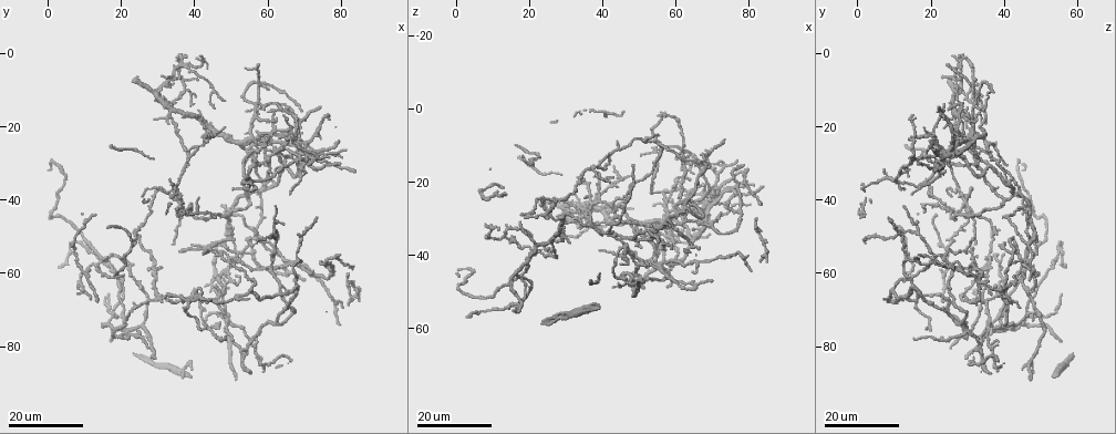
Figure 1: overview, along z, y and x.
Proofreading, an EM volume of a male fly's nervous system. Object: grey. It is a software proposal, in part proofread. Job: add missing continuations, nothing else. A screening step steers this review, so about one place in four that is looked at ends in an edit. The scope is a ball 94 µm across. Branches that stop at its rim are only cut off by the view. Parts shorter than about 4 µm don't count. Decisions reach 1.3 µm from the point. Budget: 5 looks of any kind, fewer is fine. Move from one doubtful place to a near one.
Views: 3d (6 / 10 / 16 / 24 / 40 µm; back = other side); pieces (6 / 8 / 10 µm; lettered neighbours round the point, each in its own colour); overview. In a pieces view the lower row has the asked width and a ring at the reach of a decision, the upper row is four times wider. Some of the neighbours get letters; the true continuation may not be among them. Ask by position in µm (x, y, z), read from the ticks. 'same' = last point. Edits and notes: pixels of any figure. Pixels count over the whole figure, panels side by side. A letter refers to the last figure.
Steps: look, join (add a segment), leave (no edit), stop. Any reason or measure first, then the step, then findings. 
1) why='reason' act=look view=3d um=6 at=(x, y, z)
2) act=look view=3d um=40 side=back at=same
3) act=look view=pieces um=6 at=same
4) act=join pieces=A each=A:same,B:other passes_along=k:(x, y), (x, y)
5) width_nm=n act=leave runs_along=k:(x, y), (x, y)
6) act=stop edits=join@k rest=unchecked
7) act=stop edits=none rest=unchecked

why='tapers out' act=look view=3d um=16 at=(68.5, 23.5, 29.0)

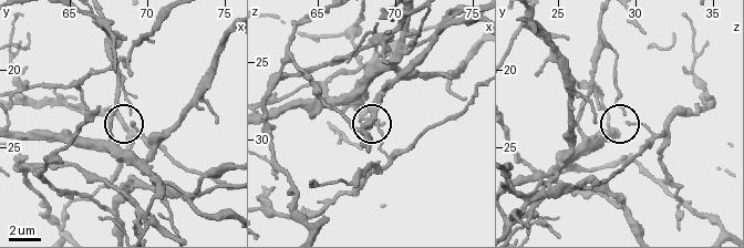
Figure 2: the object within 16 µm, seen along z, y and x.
act=look view=pieces um=10 at=(68.8, 22.6, 29.4)

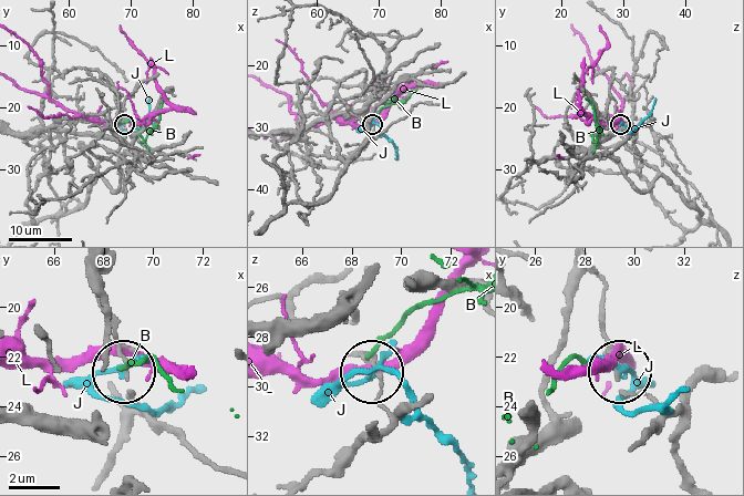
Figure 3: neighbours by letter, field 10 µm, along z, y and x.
width_nm=150 act=leave each=B:other,J:other,L:other runs_along=3:(577, 417), (541, 379), (586, 274), (616, 371) found='no lettered segment goes on from it'

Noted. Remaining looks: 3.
why='tapers out' act=look view=3d um=16 at=(33.5, 9.0, 32.0)

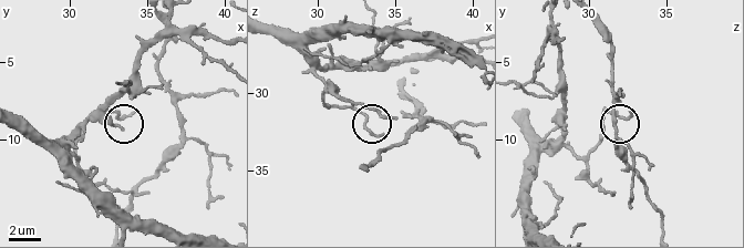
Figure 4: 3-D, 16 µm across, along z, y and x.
act=look view=pieces um=10 at=(34.2, 8.2, 32.8)

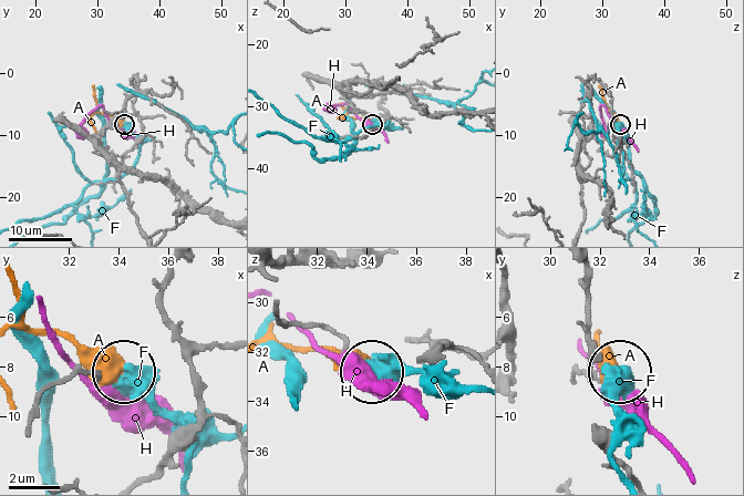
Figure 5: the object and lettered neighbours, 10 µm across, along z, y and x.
act=leave each=A:other,F:other,H:other found='no lettered segment goes on from it'

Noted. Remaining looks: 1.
act=stop edits=none rest=unchecked

